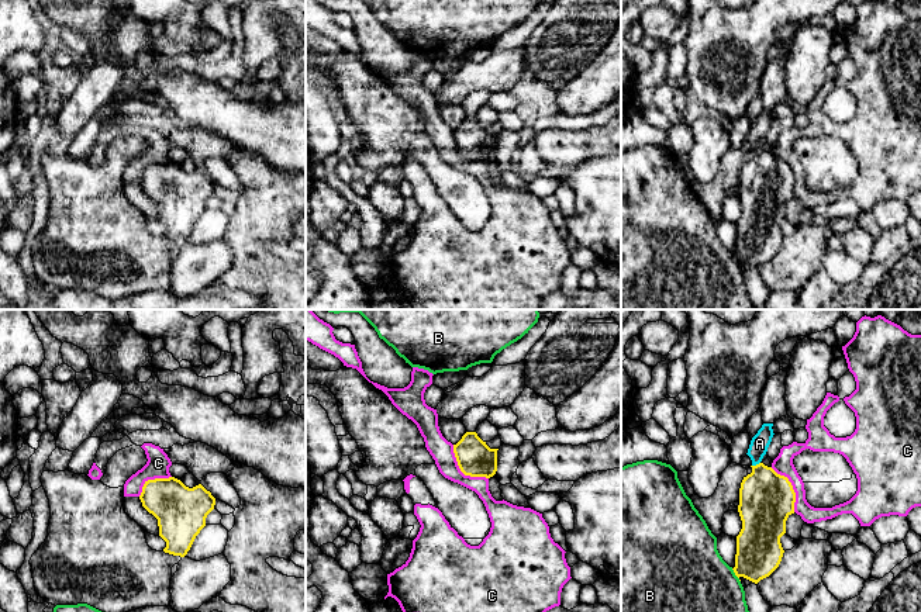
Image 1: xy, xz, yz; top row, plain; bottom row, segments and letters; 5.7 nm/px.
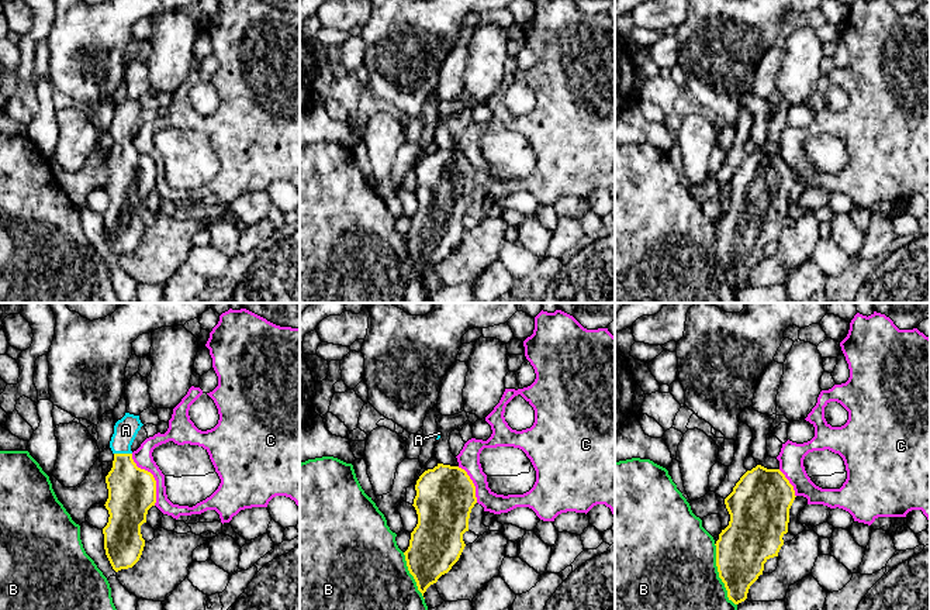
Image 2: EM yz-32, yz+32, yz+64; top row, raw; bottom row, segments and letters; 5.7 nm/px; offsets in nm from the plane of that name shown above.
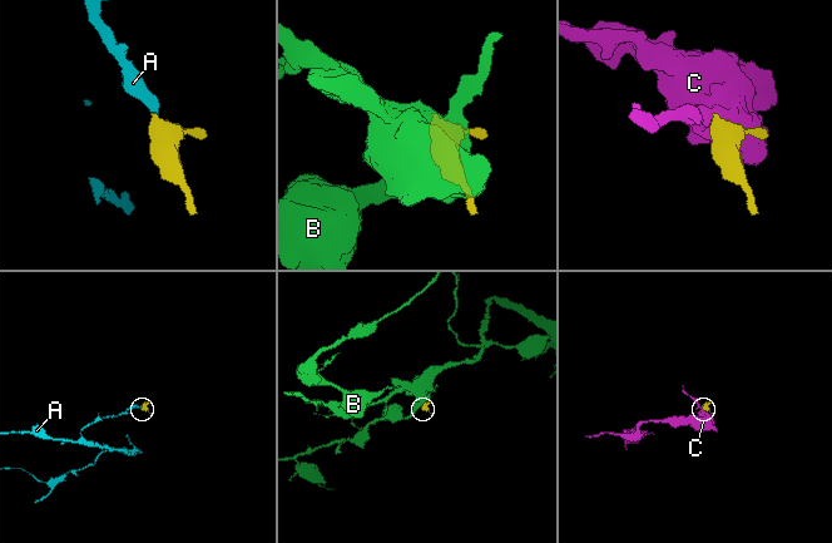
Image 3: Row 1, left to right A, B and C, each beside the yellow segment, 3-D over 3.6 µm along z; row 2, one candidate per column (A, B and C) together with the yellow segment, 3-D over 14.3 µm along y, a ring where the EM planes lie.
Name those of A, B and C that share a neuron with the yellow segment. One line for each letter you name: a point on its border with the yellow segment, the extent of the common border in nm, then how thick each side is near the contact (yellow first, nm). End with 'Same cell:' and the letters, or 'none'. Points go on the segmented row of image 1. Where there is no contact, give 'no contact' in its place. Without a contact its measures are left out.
A: meets yellow in yz at (756, 464); contact 50 nm long; 320 nm thick on the yellow side, 110 nm on the other
Same cell: A

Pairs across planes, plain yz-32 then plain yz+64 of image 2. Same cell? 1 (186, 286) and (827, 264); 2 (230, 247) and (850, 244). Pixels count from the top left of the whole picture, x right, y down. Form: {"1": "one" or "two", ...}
{"1": "two", "2": "one"}

